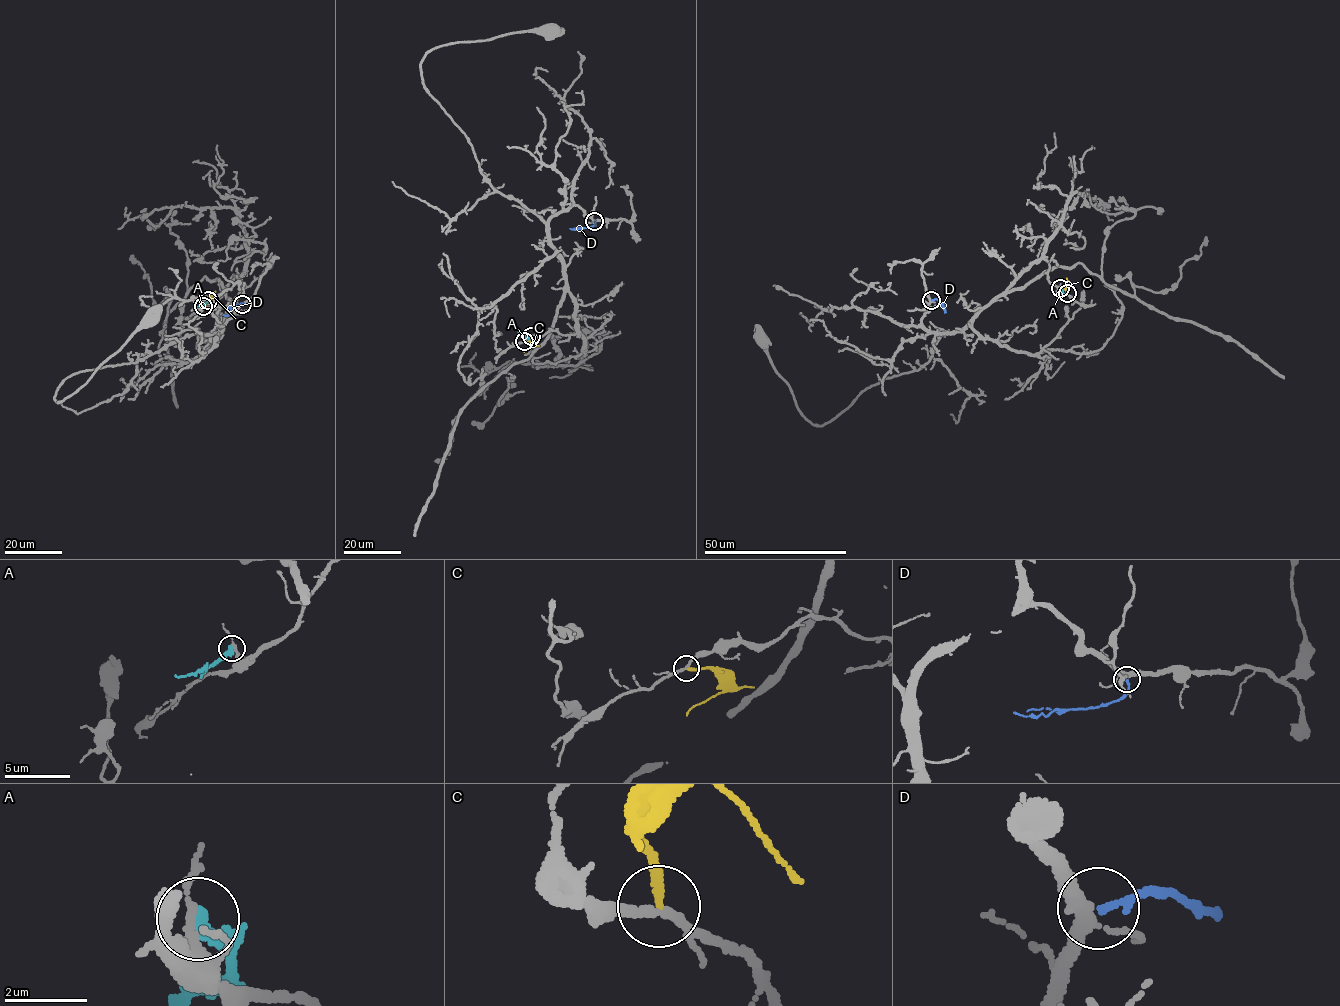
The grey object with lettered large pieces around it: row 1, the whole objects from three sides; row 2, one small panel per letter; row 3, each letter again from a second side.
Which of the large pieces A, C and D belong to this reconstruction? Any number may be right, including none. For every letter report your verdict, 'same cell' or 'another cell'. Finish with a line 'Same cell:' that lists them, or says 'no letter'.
A: another cell
C: another cell
D: same cell
Same cell: D

